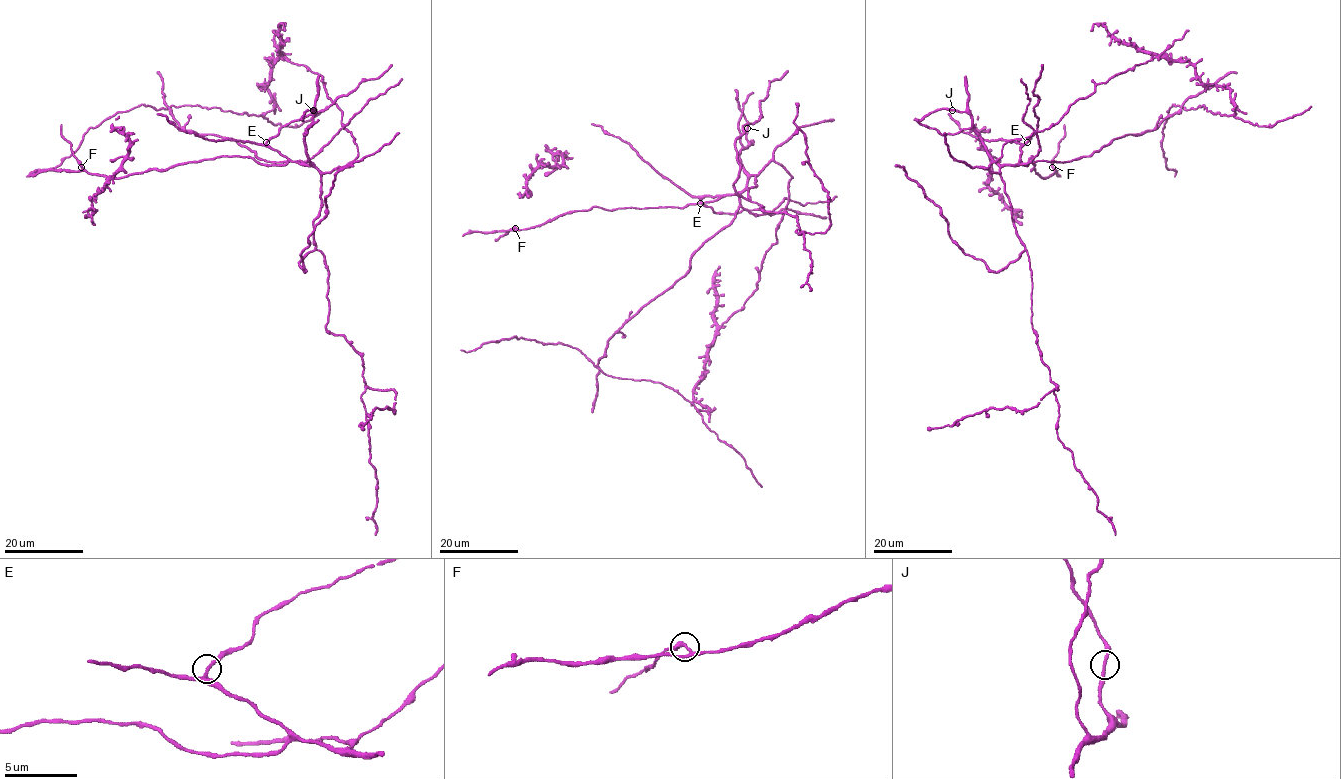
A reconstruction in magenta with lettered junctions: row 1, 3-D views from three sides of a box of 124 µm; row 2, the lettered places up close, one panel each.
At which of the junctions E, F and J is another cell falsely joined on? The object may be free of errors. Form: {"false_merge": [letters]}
{"false_merge": []}

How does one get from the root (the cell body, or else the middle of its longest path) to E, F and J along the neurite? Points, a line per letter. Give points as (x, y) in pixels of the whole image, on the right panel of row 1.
E: (1060, 119), (1007, 141), (1002, 156), (985, 167), (999, 172), (1003, 165), (1017, 164), (1027, 142)
F: (1060, 119), (1007, 141), (985, 167), (1026, 165), (1031, 156), (1031, 169), (1047, 178), (1053, 166)
J: (1060, 119), (1007, 141), (1002, 156), (985, 167), (991, 172), (999, 172), (1000, 166), (971, 116), (953, 109)

